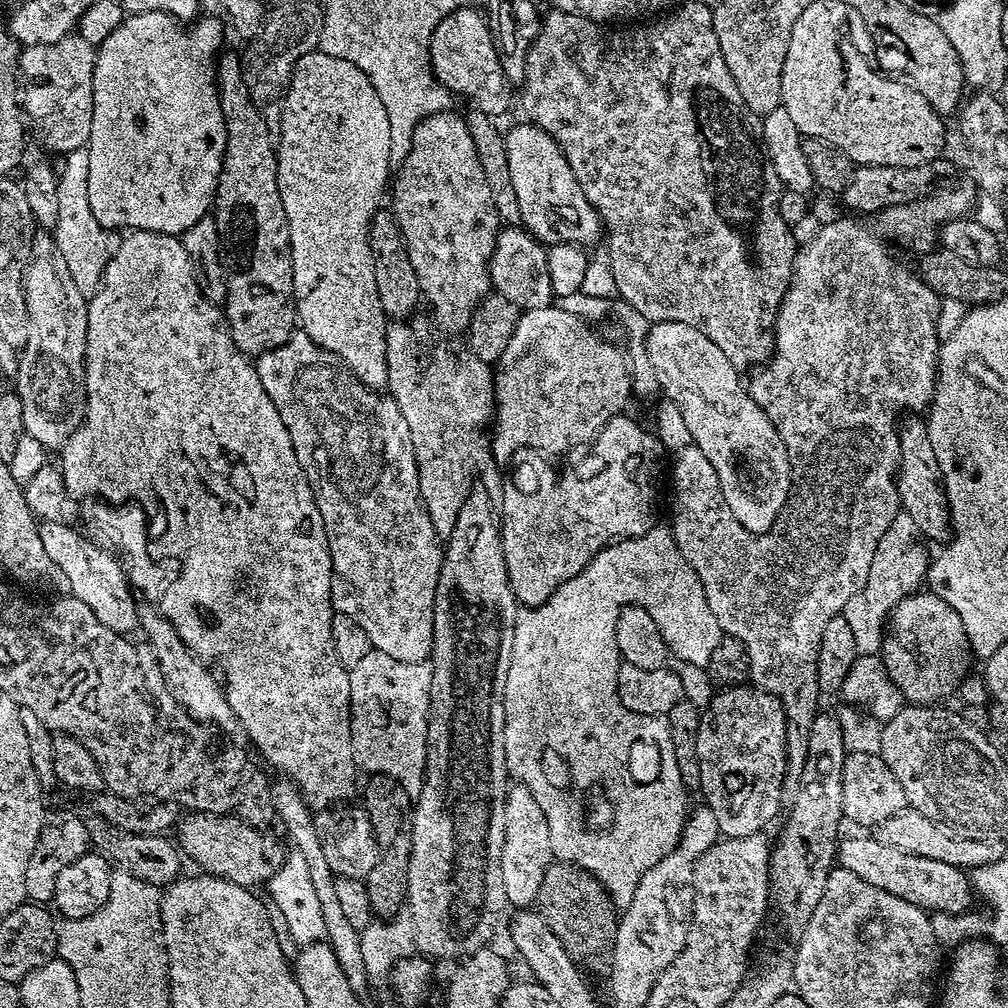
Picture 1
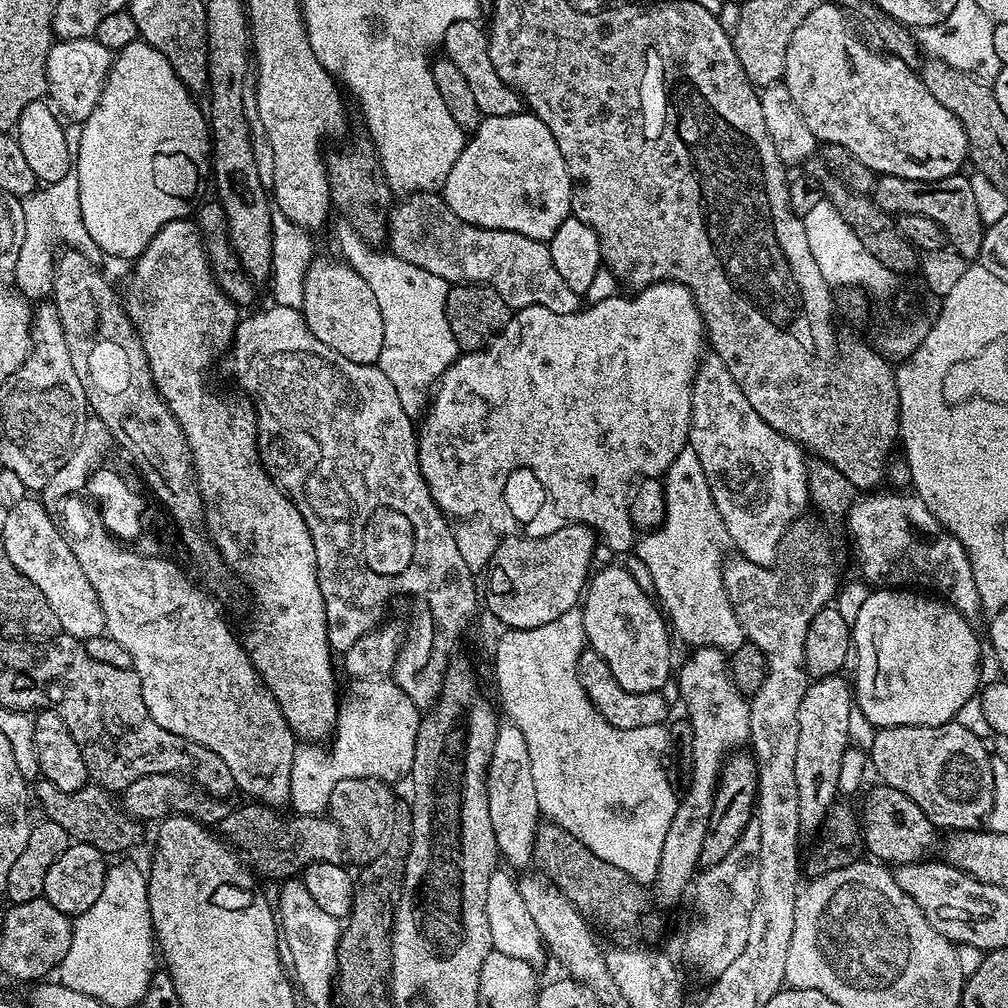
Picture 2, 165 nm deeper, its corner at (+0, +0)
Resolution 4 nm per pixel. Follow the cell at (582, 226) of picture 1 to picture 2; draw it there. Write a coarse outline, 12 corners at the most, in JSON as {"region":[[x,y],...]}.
{"region":[[481,119],[442,195],[467,224],[545,242],[572,215],[554,134]]}

